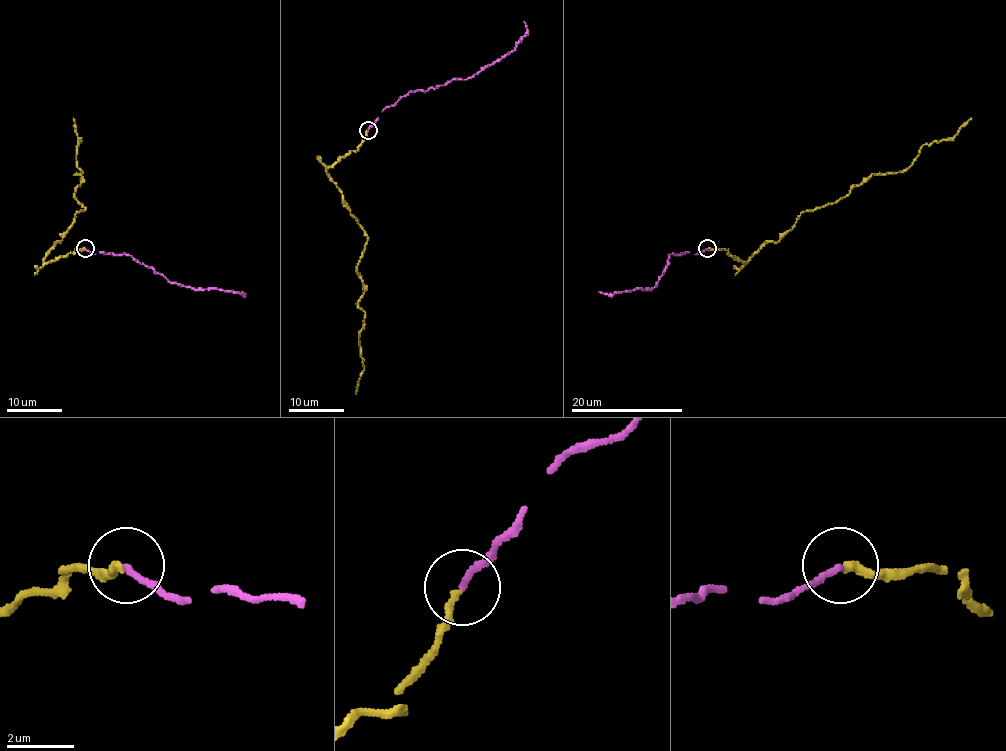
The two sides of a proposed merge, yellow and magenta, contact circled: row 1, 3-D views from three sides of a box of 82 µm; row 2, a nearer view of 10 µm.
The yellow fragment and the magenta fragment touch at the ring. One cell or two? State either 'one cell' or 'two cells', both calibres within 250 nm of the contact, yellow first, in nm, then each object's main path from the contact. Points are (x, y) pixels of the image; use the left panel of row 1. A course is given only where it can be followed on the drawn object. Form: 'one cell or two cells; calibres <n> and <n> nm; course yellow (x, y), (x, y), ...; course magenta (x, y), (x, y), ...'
one cell; calibres 240 and 200 nm; course yellow (86, 249), (44, 261), (84, 208), (74, 197), (81, 178), (76, 173), (83, 173), (73, 118); course magenta (86, 249), (93, 254), (127, 255), (170, 282), (195, 289), (232, 290), (244, 294), (241, 292)

